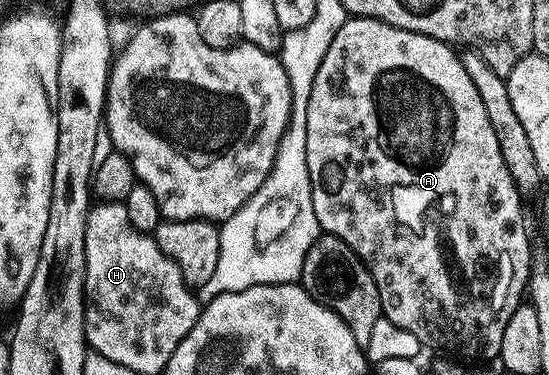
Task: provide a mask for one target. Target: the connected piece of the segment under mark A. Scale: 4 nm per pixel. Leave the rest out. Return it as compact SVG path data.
M351 16L344 27L336 31L336 39L332 39L328 52L324 54L324 63L320 63L320 71L316 71L312 95L308 95L308 175L312 207L316 211L319 230L332 233L348 243L354 254L366 262L372 279L376 279L376 291L380 291L383 317L396 323L396 327L404 327L404 331L412 331L423 347L430 348L431 345L434 349L447 349L450 352L447 354L459 358L494 359L501 351L504 327L508 327L512 311L523 304L530 283L530 233L526 230L526 217L522 214L523 194L512 175L508 175L508 167L504 163L504 155L500 155L496 131L492 131L492 123L488 123L488 111L484 111L480 91L476 91L476 83L468 79L461 56L453 51L445 41L392 27L371 17Z

